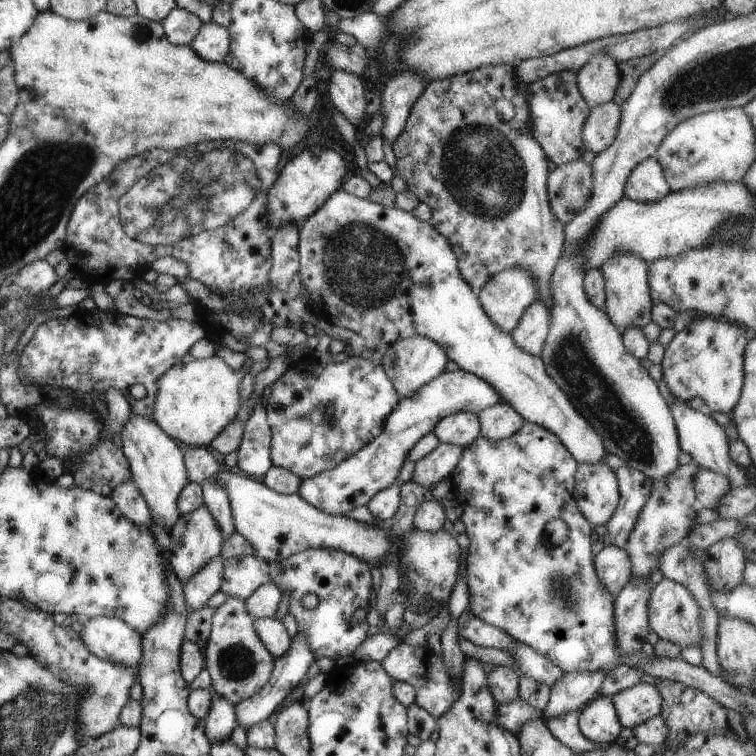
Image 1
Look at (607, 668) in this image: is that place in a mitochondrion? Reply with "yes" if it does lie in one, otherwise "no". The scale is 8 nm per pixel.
no

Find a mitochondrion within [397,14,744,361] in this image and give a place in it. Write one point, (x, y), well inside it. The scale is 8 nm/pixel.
(514, 191)

